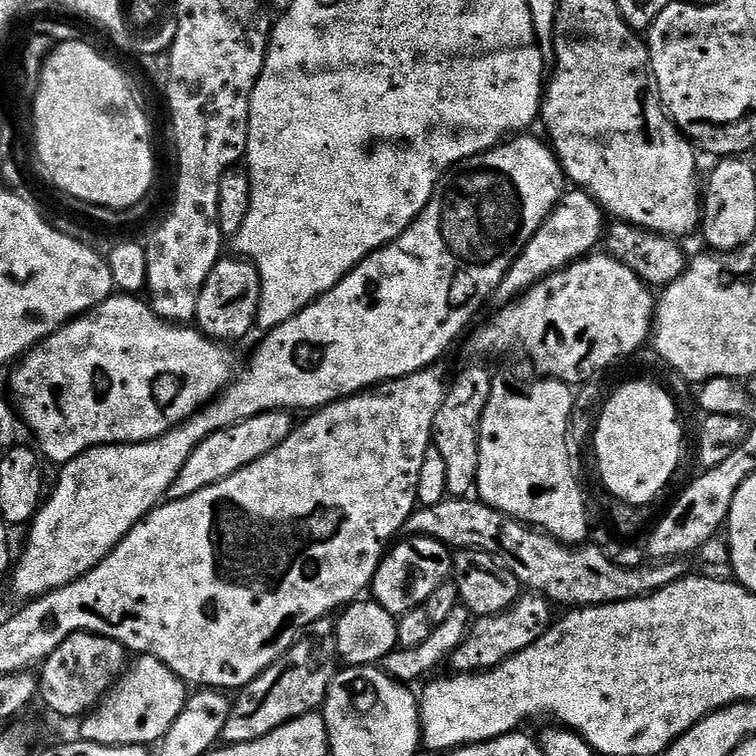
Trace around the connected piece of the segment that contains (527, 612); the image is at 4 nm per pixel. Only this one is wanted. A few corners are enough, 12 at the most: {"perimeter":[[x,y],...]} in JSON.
{"perimeter":[[525,591],[471,621],[451,671],[489,672],[554,623],[547,596]]}

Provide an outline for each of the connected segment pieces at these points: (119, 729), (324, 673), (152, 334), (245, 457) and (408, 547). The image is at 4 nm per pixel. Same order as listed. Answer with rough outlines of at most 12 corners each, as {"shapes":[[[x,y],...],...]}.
{"shapes":[[[137,655],[83,717],[79,739],[159,745],[190,695]],[[314,622],[239,689],[225,745],[317,711],[338,671],[336,626]],[[113,294],[24,353],[43,459],[157,440],[231,347]],[[263,412],[210,434],[168,500],[190,498],[292,433],[293,413]],[[410,536],[389,547],[371,599],[397,618],[453,575],[448,545]]]}

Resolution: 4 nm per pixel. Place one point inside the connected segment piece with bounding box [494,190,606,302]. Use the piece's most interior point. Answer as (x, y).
(577, 223)

